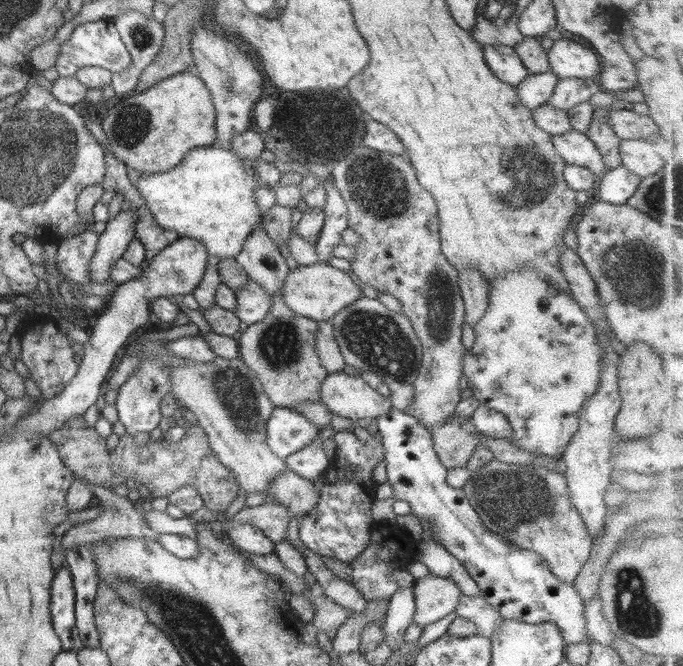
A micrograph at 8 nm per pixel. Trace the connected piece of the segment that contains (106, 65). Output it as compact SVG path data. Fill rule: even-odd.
M100 19L95 22L86 22L76 26L70 40L59 46L59 56L56 70L60 77L73 78L85 67L97 67L109 71L113 75L124 73L131 68L132 58L115 25L107 20Z

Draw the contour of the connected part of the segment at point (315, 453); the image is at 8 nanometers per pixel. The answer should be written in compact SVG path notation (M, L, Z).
M321 436L310 443L310 446L304 446L302 450L286 457L285 461L296 474L310 481L314 481L316 478L320 479L325 473L325 469L331 464L330 458L326 456L324 451Z

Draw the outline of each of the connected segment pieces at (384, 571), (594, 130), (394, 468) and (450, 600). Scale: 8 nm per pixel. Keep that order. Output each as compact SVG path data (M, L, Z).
M374 523L371 529L370 545L366 551L352 563L346 563L352 568L351 584L367 601L389 600L398 590L393 573L405 569L416 561L418 542L406 530L398 526Z
M598 107L593 108L593 110L591 125L585 135L600 149L607 169L612 170L621 164L619 146L622 139L614 133L614 129L610 128L610 123L608 123L612 109L610 107Z
M392 409L376 418L378 433L383 444L386 461L387 481L393 486L393 497L396 500L408 502L412 515L424 519L430 524L431 539L438 542L447 552L458 559L470 577L478 584L480 596L500 612L503 618L526 622L526 624L554 623L560 629L562 638L568 644L591 642L588 636L587 620L584 614L584 603L575 586L561 582L550 569L546 560L530 550L520 550L506 538L491 532L484 526L477 511L470 505L468 497L462 488L453 488L446 483L447 468L438 458L433 447L431 430L420 424L414 416L404 414L404 411Z
M430 574L415 580L413 592L416 605L413 622L422 628L454 612L462 596L456 582Z

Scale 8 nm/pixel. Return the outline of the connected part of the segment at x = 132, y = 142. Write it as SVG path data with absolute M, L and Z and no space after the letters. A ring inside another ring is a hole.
M192 69L180 72L152 86L147 92L126 96L118 102L102 122L102 130L108 137L111 152L141 174L163 174L175 168L190 152L200 147L216 145L216 114L211 93L200 78L194 76Z

